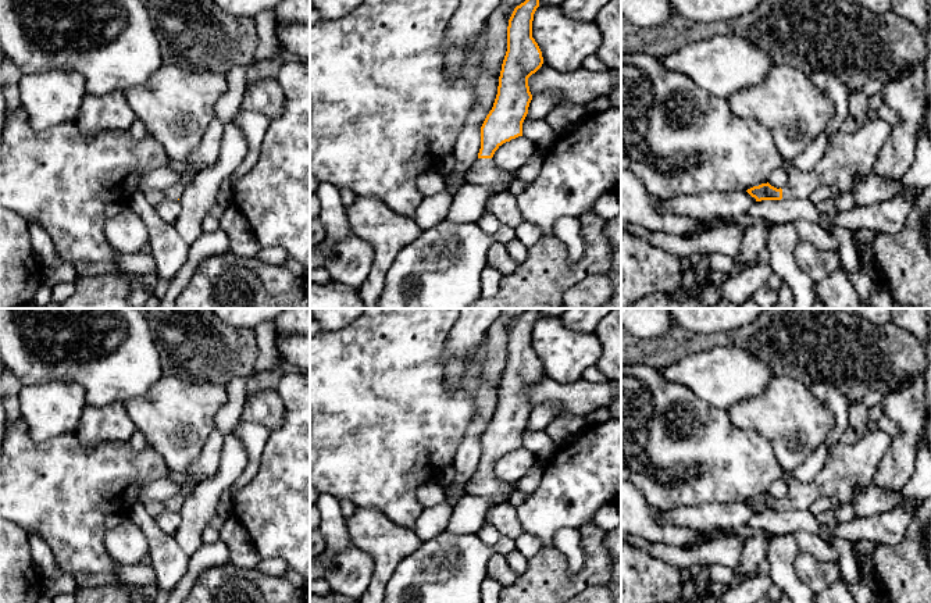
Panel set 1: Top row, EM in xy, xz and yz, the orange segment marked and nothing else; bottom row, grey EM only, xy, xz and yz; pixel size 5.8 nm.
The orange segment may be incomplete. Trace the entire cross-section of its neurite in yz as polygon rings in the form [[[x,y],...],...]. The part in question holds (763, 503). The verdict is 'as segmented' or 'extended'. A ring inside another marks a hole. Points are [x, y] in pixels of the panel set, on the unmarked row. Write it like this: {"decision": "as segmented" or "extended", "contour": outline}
{"decision": "extended", "contour": [[[868,431],[856,443],[835,443],[825,467],[810,482],[789,482],[788,495],[782,500],[767,493],[746,503],[756,513],[805,511],[820,497],[835,497],[845,503],[850,500],[856,485],[871,485],[891,442],[891,435],[881,431]]]}

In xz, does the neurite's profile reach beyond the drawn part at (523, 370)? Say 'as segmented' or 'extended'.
extended

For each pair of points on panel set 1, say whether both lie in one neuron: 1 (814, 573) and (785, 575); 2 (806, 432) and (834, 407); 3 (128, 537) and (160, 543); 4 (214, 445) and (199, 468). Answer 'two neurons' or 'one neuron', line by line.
1: two neurons
2: two neurons
3: two neurons
4: one neuron

